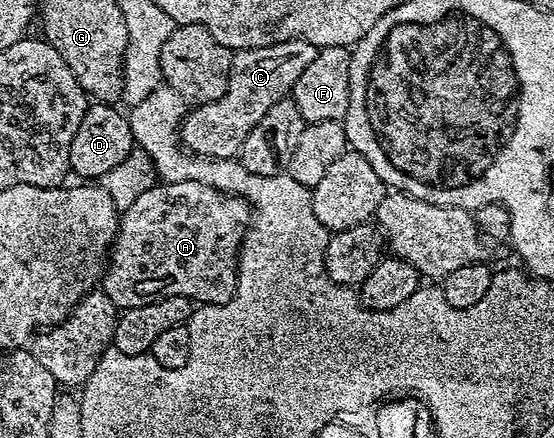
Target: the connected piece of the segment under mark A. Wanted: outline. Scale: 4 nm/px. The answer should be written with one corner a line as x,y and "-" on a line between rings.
202,181
157,182
134,205
123,208
116,237
106,256
102,290
117,309
157,303
166,297
186,297
200,305
230,301
236,292
240,248
249,223
250,205
237,195
225,195

